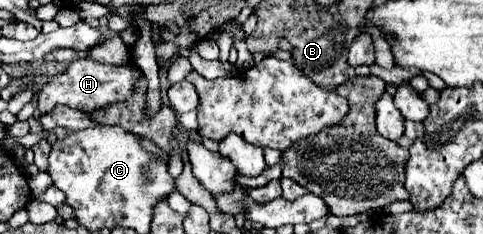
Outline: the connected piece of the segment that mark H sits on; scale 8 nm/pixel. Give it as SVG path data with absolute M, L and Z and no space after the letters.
M78 59L74 63L70 63L66 67L66 73L58 73L54 75L48 85L40 91L38 95L38 109L40 111L50 111L56 103L60 105L68 105L68 107L76 107L80 111L94 111L100 109L104 105L116 103L126 99L128 95L132 95L132 87L136 85L136 79L140 77L140 73L128 65L102 65L102 63L94 63L88 59Z

